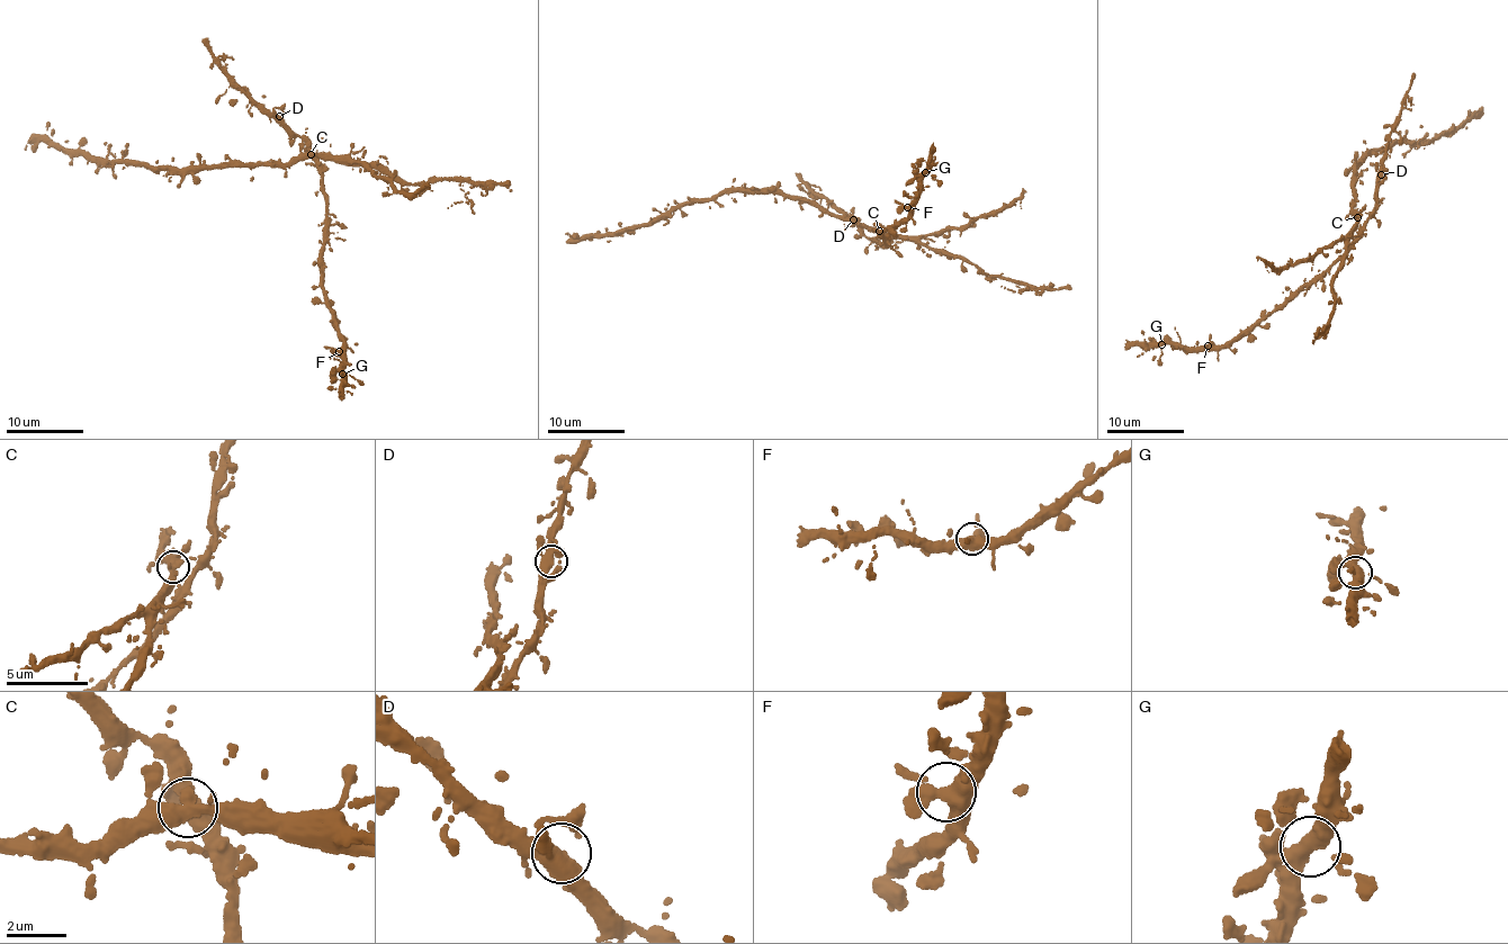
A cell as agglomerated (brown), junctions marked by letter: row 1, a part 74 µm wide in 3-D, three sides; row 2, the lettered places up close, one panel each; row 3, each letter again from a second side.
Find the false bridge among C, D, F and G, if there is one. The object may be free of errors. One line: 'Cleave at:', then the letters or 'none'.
Cleave at: C

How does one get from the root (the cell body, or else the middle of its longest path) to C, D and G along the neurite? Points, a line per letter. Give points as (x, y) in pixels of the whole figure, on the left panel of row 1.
C: (293, 160), (301, 160), (310, 153)
D: (293, 160), (304, 144), (310, 144), (279, 116)
G: (293, 160), (310, 144), (320, 176), (326, 205), (319, 267), (343, 342), (342, 374)

